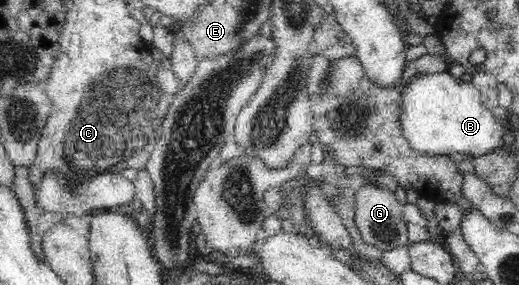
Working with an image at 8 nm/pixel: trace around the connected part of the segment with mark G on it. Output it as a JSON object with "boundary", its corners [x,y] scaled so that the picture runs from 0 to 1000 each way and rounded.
{"boundary":[[[723,635],[699,639],[684,667],[684,733],[684,789],[703,853],[721,860],[734,881],[788,860],[786,800],[775,761],[775,716],[765,705],[757,674],[728,653]]]}

